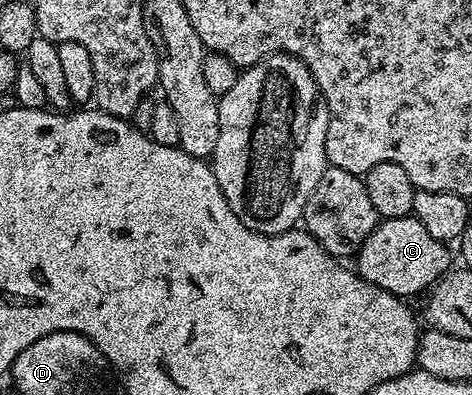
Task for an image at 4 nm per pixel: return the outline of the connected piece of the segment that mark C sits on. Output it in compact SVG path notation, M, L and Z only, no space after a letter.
M414 215L383 219L359 246L357 274L365 281L394 295L422 296L424 292L434 287L452 266L451 255L447 251L450 251L448 244L437 241L437 237L432 237L425 229L425 225L421 225L421 221L417 221Z

